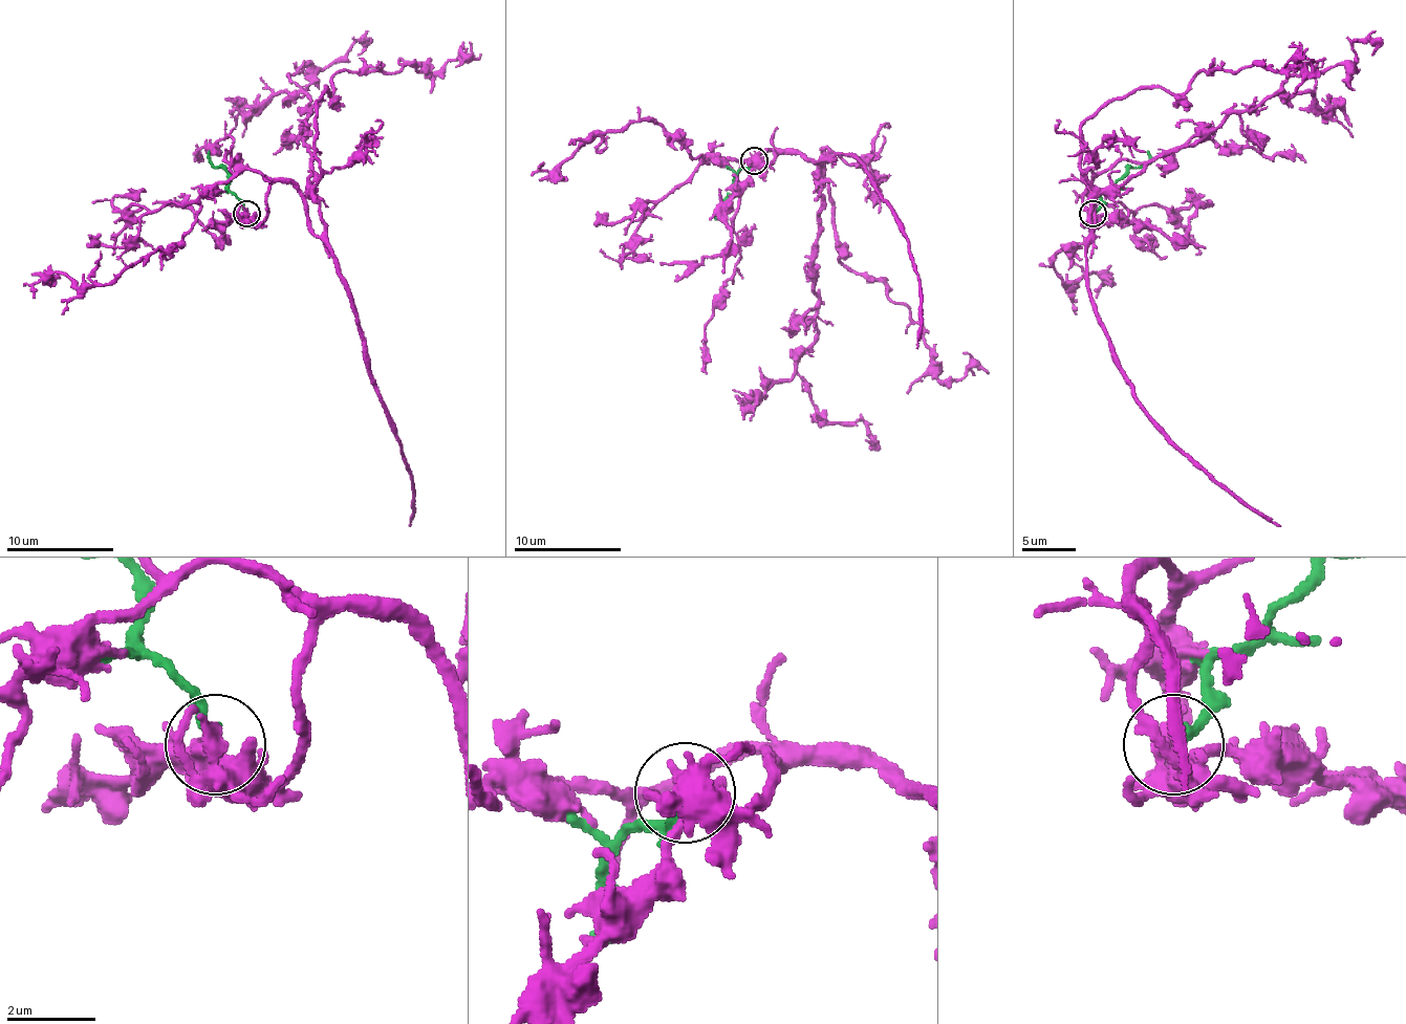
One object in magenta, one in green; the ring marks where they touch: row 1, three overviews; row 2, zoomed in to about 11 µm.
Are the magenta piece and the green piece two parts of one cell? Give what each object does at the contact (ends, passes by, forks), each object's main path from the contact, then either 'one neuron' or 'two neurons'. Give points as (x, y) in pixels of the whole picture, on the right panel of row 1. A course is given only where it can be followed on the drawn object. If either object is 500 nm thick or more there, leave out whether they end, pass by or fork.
magenta ends there; green ends there; magenta runs (1094, 214), (1080, 128), (1106, 104), (1142, 88), (1182, 93), (1201, 71), (1313, 71), (1307, 59), (1283, 66); green runs (1094, 214), (1099, 198), (1120, 176), (1133, 166), (1149, 160), (1147, 150); two neurons

